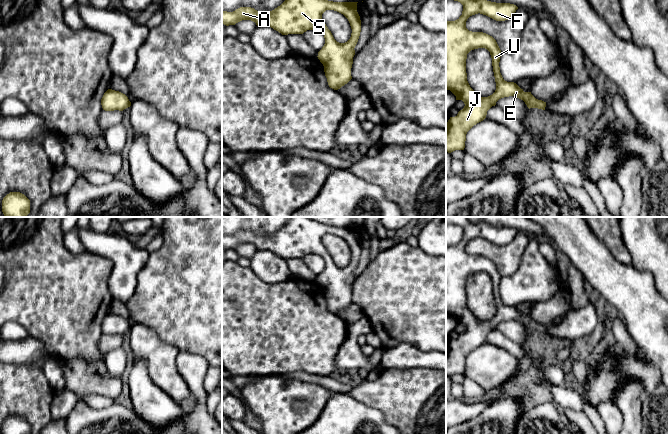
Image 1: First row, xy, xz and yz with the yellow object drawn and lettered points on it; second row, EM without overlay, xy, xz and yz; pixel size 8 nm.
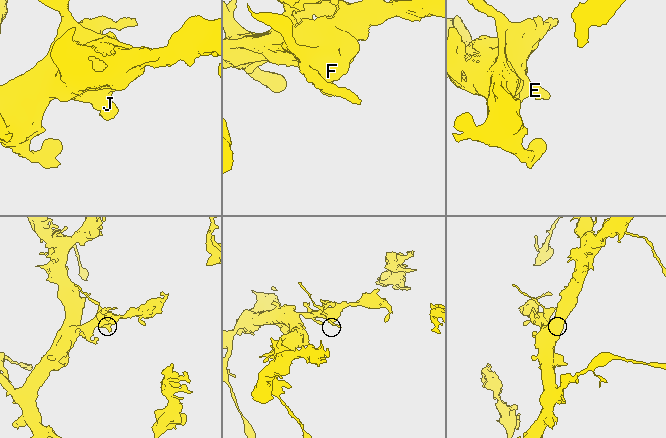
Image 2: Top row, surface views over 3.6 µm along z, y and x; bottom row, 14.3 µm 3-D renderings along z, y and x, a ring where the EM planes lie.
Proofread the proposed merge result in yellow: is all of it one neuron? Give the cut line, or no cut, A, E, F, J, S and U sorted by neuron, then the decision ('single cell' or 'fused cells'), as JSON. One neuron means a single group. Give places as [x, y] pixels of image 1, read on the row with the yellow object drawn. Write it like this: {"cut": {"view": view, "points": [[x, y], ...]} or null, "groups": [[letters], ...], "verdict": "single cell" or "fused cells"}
{"cut": null, "groups": [["A", "E", "F", "J", "S", "U"]], "verdict": "single cell"}

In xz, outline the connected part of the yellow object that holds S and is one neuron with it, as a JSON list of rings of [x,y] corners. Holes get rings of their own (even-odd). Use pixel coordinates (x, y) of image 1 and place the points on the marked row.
[[[285,0],[272,11],[257,11],[240,7],[233,12],[222,10],[222,24],[235,25],[242,20],[251,20],[257,26],[269,26],[282,35],[303,34],[315,30],[324,35],[325,44],[318,52],[324,66],[330,88],[340,89],[351,79],[355,46],[361,32],[361,20],[357,12],[358,2],[333,2],[328,0]],[[326,10],[343,14],[349,21],[352,33],[345,43],[337,42],[322,19]]]

